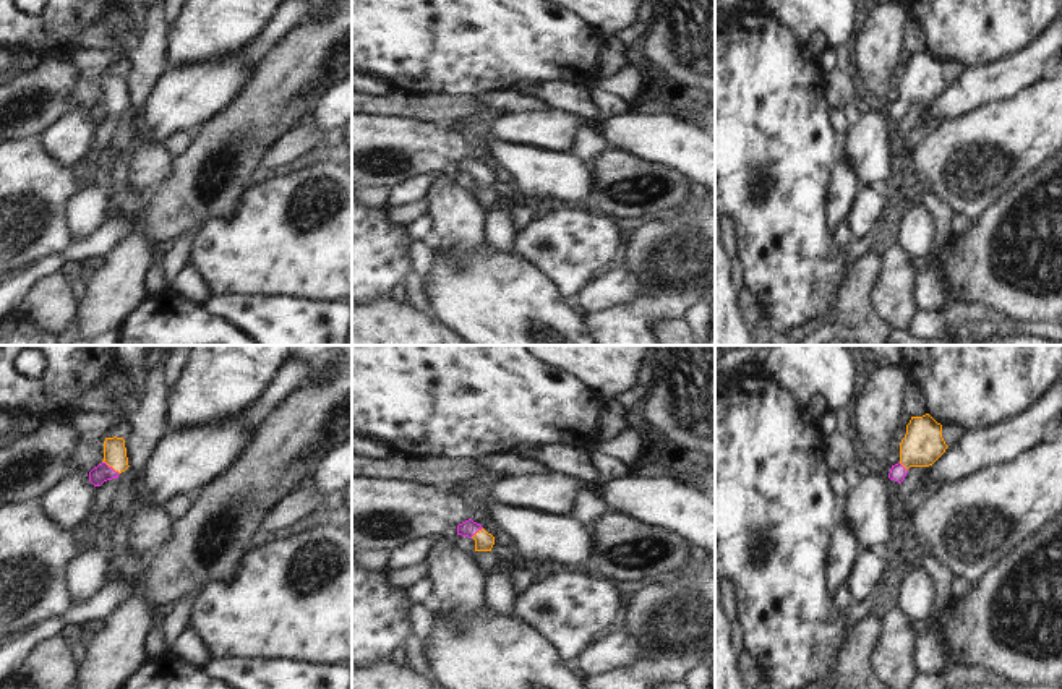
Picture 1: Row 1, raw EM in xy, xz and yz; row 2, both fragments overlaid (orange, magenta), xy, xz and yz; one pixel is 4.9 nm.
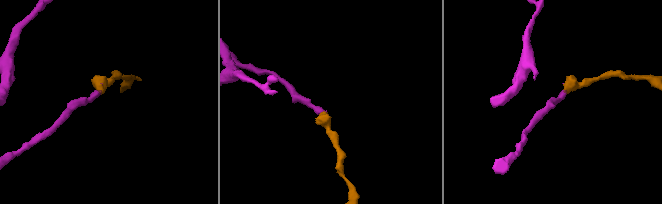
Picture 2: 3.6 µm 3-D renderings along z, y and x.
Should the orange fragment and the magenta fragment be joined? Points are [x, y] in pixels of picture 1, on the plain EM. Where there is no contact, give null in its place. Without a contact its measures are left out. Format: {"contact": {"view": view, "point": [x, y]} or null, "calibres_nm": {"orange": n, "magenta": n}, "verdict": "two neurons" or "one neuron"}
{"contact": {"view": "xy", "point": [111, 102]}, "calibres_nm": {"orange": 110, "magenta": 90}, "verdict": "one neuron"}

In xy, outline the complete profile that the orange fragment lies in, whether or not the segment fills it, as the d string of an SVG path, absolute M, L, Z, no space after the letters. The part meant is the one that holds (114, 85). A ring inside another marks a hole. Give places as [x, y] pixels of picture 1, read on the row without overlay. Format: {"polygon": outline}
{"polygon": "M105 75L104 97L89 109L89 118L101 123L104 118L118 115L128 105L128 94L123 75Z"}

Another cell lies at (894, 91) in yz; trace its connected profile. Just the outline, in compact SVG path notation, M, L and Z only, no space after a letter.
M900 62L900 65L897 66L895 73L890 78L890 88L889 88L889 94L887 94L887 99L890 102L895 102L900 99L900 79L905 75L905 71L906 71L906 63Z

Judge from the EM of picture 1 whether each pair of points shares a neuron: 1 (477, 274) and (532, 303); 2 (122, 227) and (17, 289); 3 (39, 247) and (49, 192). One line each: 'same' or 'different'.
1: same
2: same
3: same

